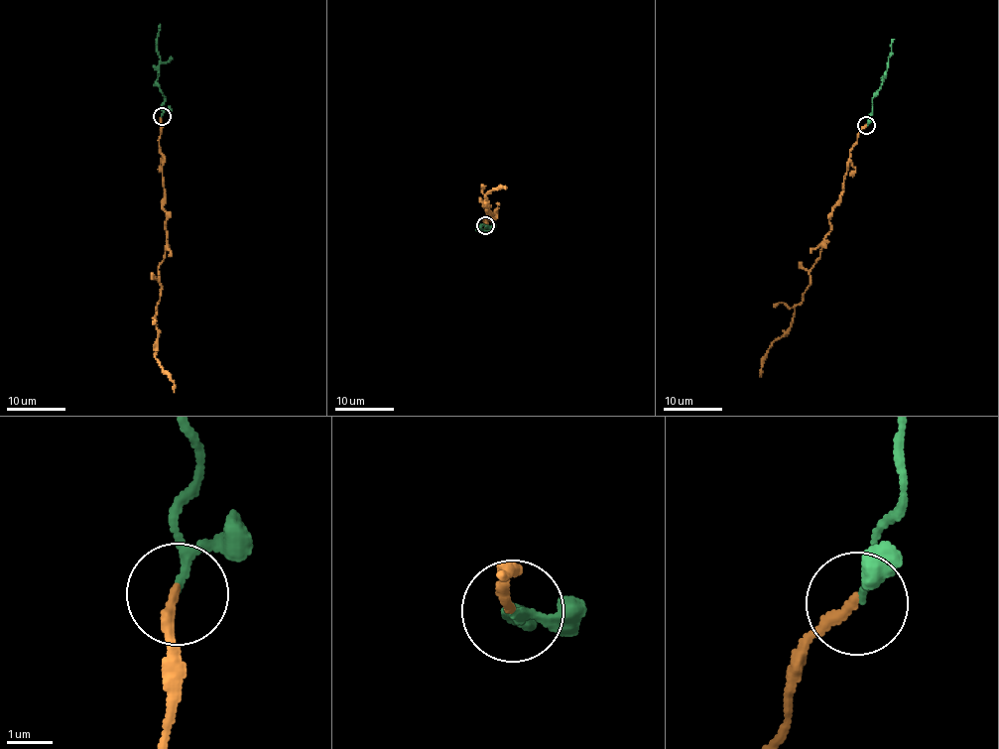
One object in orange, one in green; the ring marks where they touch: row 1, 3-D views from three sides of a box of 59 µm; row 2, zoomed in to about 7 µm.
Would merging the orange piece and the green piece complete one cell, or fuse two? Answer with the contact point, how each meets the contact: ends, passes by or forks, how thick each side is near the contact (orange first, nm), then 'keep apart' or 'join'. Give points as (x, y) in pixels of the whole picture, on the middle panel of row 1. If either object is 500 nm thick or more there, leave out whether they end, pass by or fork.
at (485, 225); orange ends there; green passes by; 220 nm thick on the orange side, 130 nm on the other; join

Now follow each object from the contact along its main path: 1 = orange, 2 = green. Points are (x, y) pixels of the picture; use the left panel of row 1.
1: (161, 117), (166, 248), (158, 270), (155, 357), (174, 392)
2: (161, 116), (164, 95), (156, 81), (160, 24)

